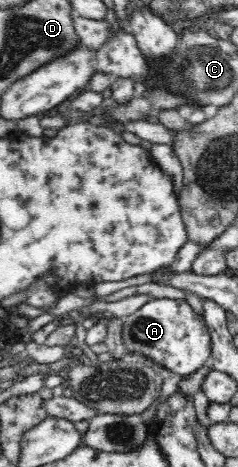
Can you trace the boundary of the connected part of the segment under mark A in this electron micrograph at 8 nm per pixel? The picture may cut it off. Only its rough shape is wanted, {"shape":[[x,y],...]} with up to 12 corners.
{"shape":[[185,299],[121,318],[130,354],[189,379],[212,358],[204,317]]}

